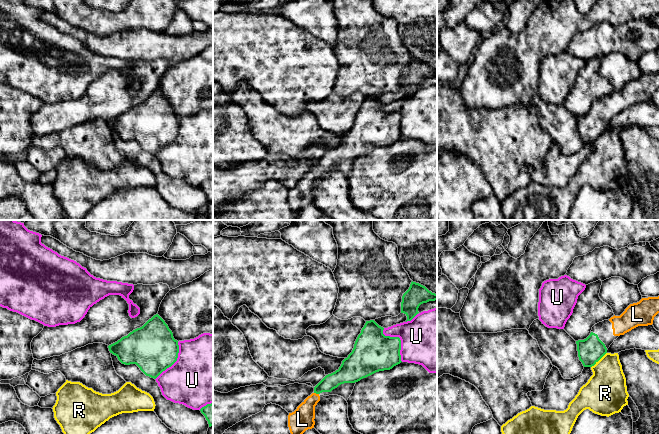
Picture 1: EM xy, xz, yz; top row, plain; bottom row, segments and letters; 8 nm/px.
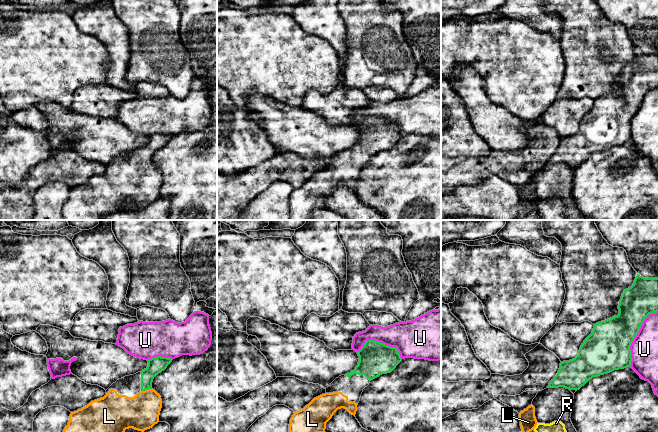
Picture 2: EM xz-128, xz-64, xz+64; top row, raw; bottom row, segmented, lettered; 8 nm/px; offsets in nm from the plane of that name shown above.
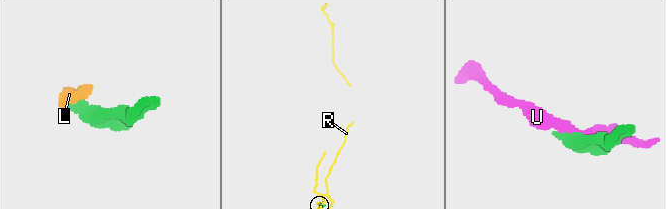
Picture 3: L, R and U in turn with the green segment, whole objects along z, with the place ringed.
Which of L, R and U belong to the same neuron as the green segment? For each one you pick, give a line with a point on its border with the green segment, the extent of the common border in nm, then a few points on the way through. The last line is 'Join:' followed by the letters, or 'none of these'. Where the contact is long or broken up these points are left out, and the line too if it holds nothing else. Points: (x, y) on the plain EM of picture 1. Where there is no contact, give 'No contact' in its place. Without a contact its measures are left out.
L: Touches green at xz (316, 169). Shared border 40 nm
Join: L

